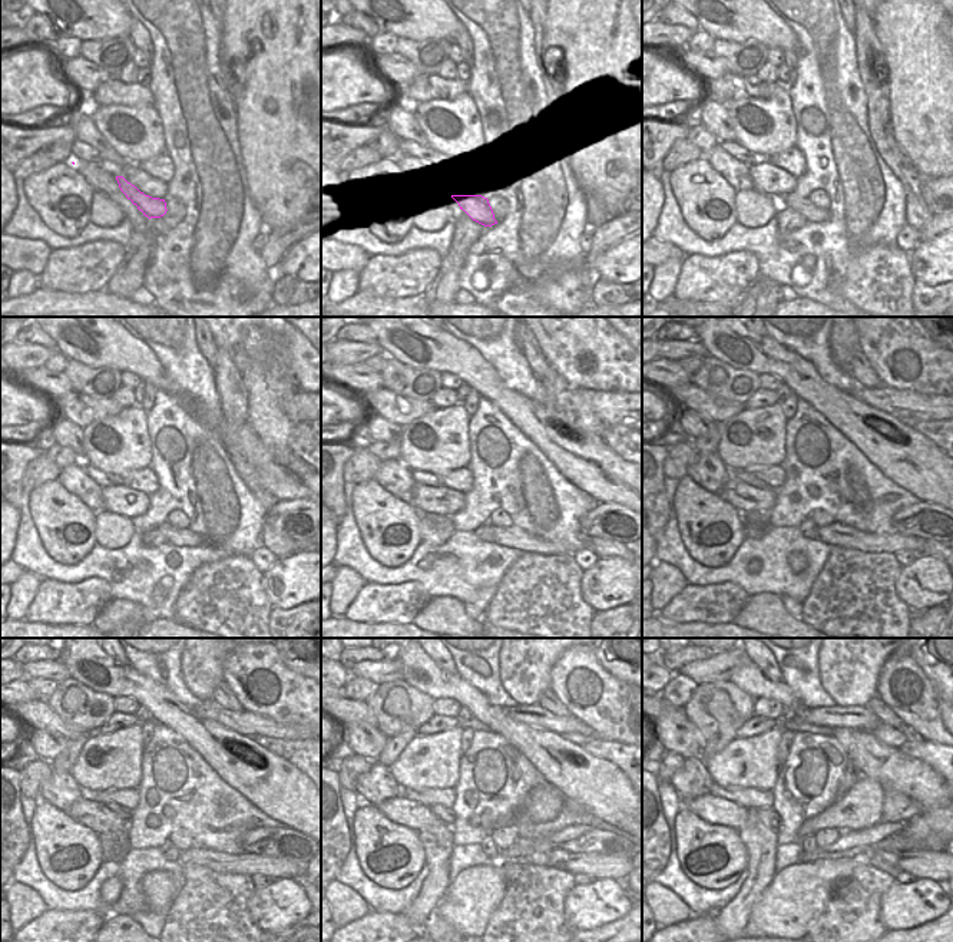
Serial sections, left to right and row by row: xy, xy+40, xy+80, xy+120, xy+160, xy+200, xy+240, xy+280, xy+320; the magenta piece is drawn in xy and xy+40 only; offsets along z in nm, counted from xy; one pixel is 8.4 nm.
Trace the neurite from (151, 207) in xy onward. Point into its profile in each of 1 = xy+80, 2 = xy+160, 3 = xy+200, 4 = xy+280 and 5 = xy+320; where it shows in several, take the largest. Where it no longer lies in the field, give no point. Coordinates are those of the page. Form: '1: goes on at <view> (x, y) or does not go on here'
1: goes on at xy+80 (804, 207)
2: goes on at xy+160 (512, 536)
3: goes on at xy+200 (837, 534)
4: goes on at xy+280 (596, 865)
5: goes on at xy+320 (923, 863)

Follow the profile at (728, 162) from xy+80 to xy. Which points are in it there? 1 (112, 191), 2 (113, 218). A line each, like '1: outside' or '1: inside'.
1: inside
2: outside

